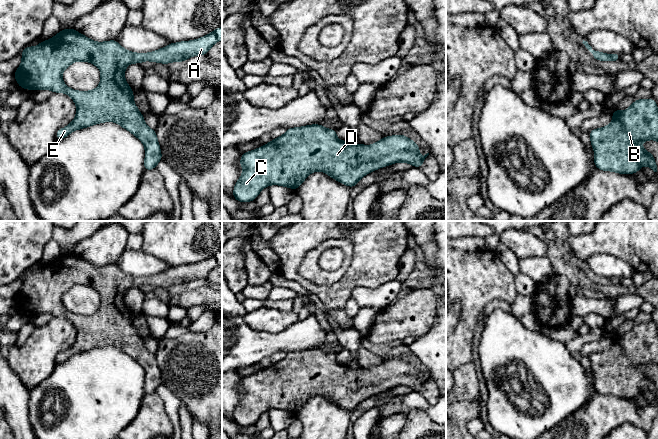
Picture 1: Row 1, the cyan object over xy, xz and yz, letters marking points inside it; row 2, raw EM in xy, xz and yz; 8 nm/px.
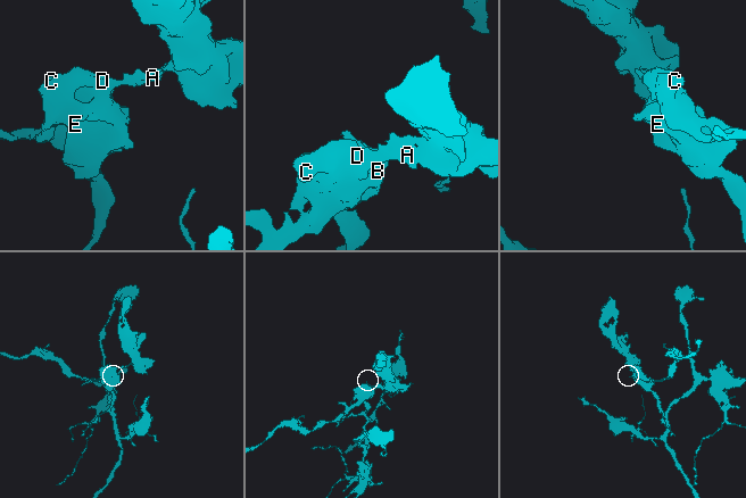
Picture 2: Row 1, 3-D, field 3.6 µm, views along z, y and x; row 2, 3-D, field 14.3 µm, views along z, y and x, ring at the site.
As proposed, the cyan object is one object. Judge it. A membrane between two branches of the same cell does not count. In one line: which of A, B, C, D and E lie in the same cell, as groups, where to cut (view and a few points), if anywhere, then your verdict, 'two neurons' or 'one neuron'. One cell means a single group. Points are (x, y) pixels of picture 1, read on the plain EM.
groups A B C D E; cut none; one neuron

